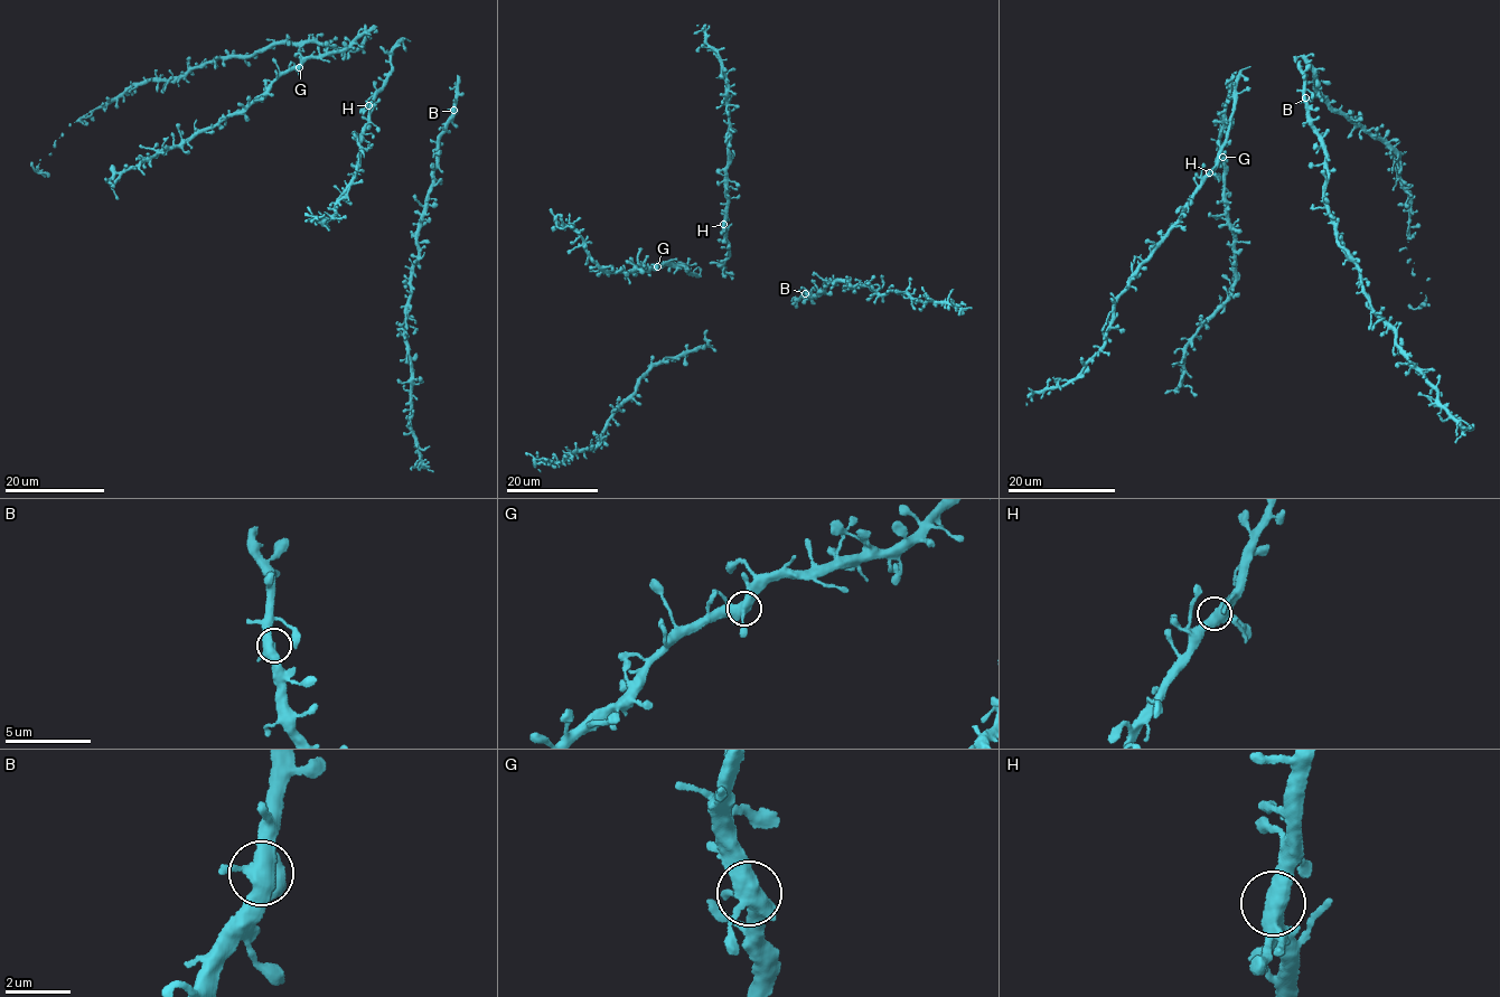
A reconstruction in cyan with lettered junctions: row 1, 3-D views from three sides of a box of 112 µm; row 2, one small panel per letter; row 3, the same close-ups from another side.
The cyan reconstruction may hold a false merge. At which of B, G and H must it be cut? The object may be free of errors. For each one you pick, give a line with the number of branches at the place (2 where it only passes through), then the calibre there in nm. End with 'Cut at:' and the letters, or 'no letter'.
Cut at: no letter

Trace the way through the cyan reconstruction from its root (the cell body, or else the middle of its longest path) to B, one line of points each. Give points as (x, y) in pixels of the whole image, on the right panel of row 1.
B: (1306, 74), (1305, 97)

